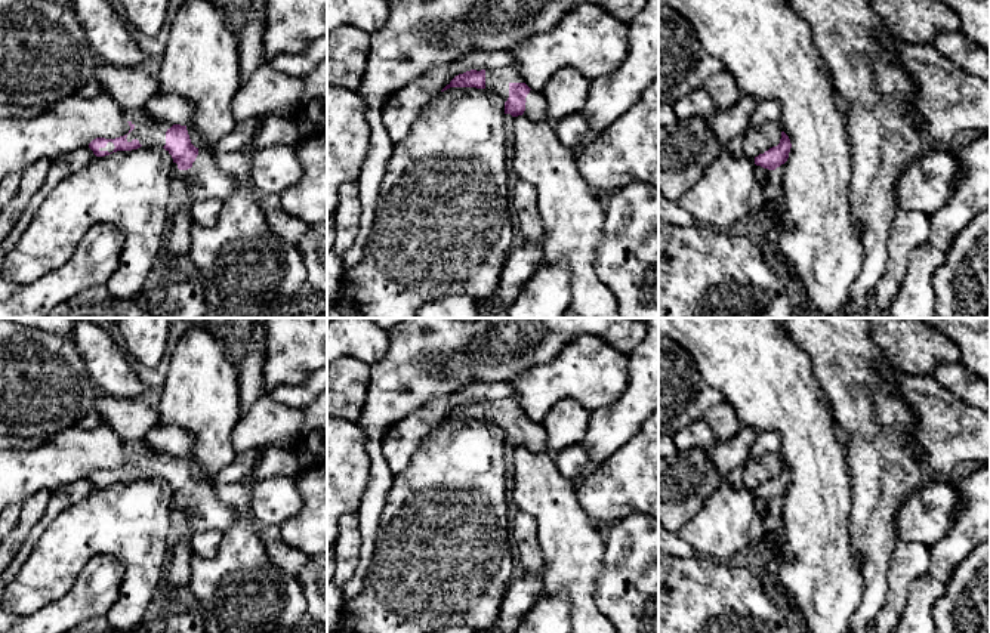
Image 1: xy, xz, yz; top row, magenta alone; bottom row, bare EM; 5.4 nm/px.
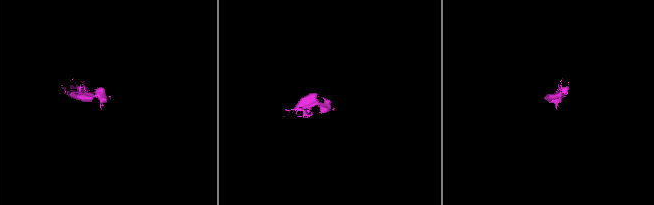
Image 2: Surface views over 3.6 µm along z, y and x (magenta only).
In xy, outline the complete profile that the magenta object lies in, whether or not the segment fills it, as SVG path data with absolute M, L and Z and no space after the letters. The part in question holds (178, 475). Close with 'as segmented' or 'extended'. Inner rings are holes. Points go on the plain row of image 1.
M124 439L124 447L129 464L115 470L93 470L89 479L96 488L141 478L161 478L172 487L173 507L182 510L191 532L216 529L222 534L234 524L235 509L219 500L212 482L191 475L186 457L155 451L139 441Z; extended

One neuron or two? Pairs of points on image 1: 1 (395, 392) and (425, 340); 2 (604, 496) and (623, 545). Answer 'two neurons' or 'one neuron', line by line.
1: one neuron
2: two neurons

